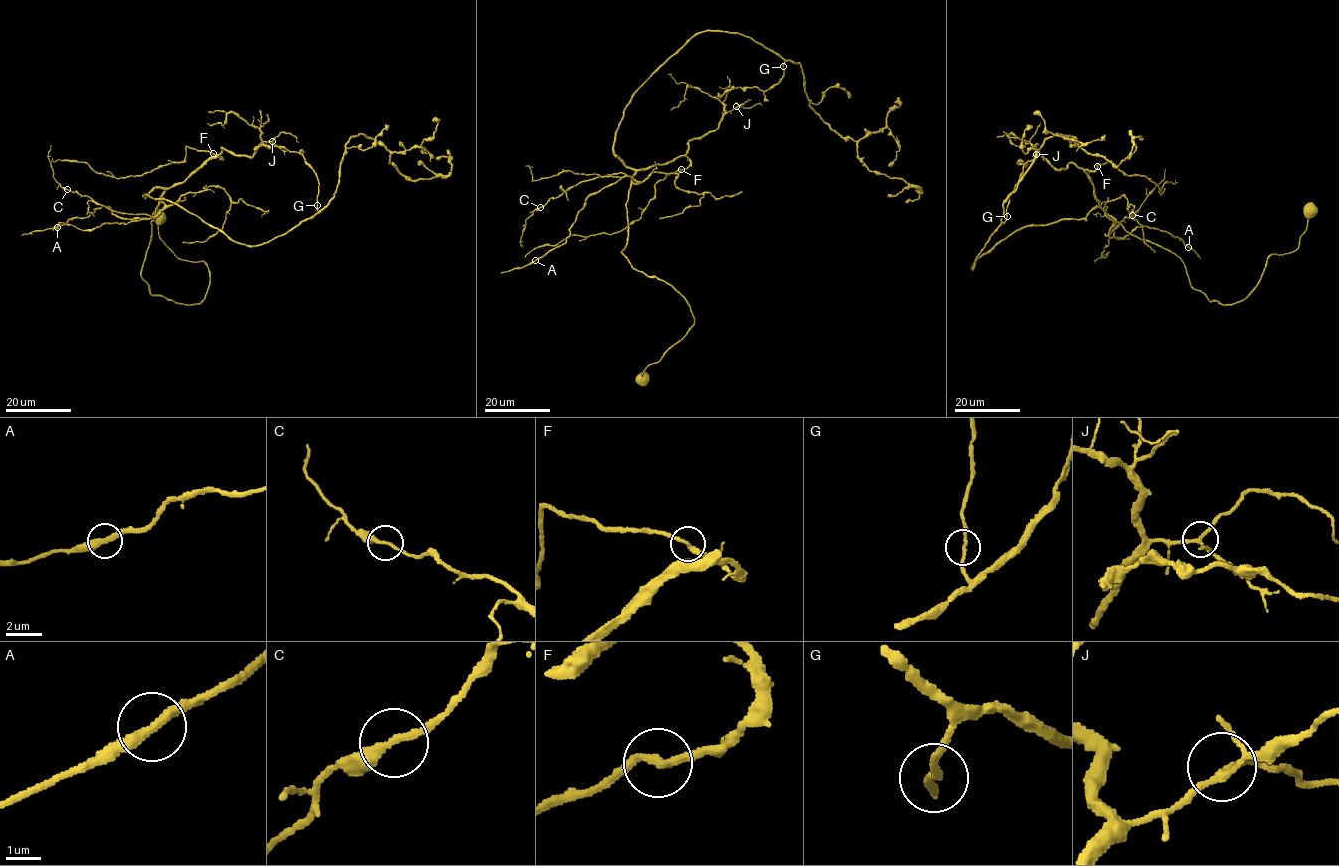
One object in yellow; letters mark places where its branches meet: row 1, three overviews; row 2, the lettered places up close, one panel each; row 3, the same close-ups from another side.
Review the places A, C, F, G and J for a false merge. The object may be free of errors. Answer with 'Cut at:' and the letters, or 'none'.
Cut at: none

